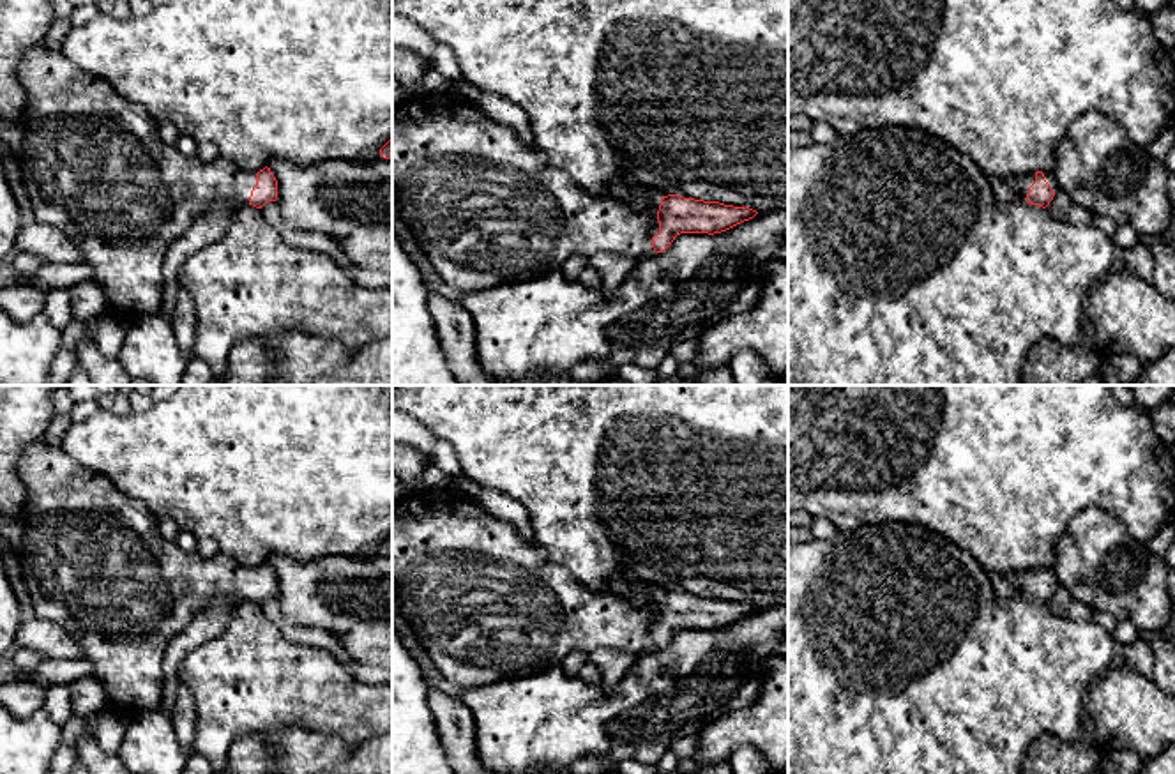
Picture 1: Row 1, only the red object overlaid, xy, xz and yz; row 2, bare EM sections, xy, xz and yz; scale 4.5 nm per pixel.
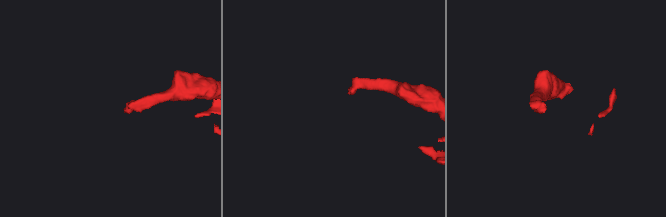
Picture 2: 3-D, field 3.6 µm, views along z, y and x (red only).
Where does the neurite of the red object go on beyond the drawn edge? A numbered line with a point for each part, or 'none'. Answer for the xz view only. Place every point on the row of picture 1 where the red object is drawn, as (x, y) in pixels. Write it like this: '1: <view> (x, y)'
1: xz (486, 209)

